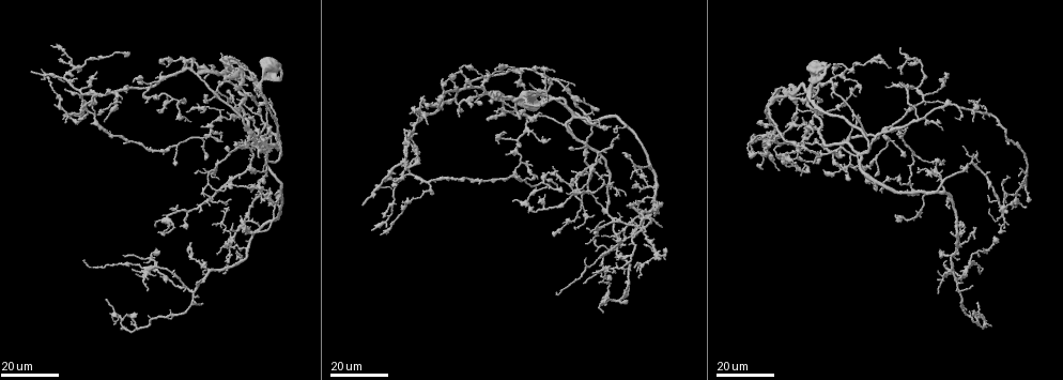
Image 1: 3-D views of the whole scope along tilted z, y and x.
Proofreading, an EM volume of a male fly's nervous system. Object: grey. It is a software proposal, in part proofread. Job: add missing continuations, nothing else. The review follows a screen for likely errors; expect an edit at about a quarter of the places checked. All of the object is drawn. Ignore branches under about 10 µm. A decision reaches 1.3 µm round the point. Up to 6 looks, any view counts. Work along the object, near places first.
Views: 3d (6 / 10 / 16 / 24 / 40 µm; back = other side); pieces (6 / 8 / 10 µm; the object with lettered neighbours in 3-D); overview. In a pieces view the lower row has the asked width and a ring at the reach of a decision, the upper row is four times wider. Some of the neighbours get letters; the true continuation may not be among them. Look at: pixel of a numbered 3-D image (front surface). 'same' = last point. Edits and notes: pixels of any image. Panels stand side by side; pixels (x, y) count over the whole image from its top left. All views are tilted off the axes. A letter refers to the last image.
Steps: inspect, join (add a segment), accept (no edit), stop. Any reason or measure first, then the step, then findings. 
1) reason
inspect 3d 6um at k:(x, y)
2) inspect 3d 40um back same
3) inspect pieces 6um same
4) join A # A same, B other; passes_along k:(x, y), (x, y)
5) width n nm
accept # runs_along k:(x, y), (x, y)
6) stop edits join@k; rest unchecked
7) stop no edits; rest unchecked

free end
inspect 3d 24um at 1:(361, 204)

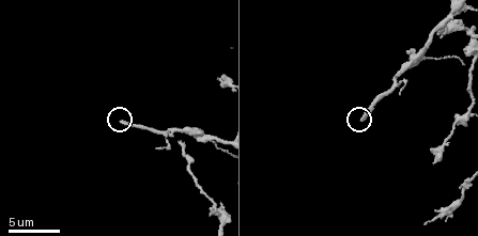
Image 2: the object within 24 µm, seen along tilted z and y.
inspect pieces 8um at 2:(122, 122)

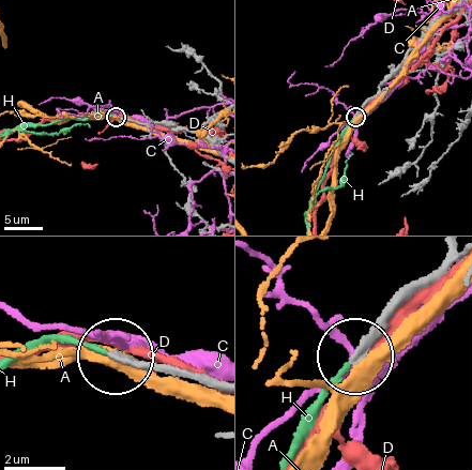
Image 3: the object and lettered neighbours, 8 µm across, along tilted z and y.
join H # A other, C other, D other, H same; it goes on there

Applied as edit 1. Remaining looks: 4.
inspect overview

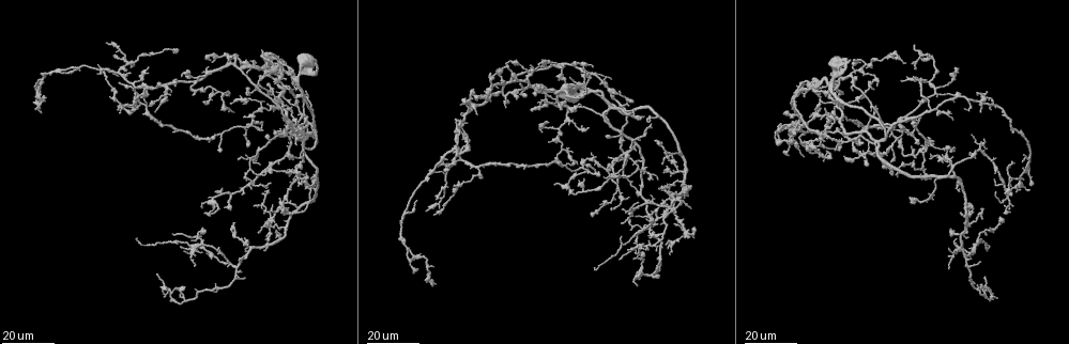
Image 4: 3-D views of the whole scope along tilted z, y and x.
branch stops here
inspect 3d 24um at 4:(802, 96)

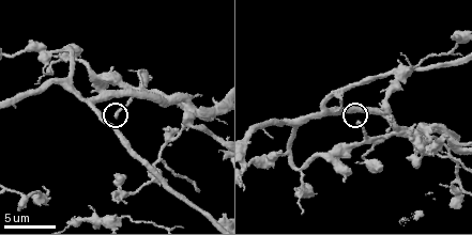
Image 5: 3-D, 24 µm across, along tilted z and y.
inspect pieces 6um at 5:(116, 117)

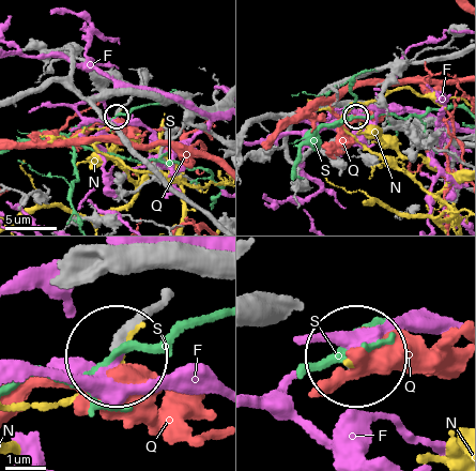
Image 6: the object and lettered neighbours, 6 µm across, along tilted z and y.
accept # F other, N other, Q other, S other; no lettered segment goes on from it

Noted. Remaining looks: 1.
stop edits join@3; rest unchecked

